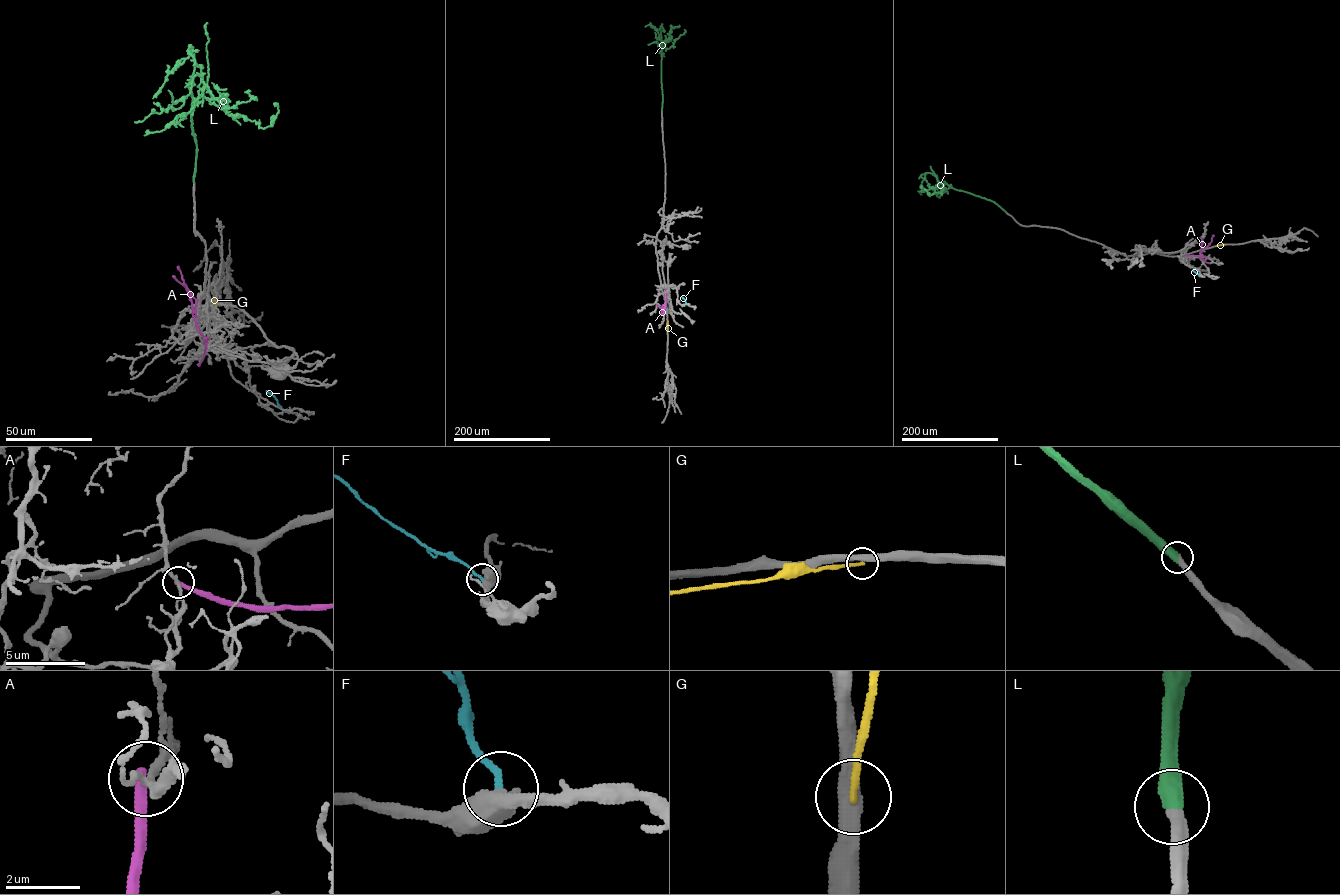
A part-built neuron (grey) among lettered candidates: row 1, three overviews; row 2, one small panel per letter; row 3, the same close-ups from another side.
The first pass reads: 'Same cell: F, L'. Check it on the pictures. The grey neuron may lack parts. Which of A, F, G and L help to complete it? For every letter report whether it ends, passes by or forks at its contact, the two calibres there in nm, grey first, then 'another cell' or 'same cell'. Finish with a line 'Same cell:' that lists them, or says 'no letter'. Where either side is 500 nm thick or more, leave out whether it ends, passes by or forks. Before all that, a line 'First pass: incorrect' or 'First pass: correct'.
First pass: correct
A: it ends | 170/300 nm | another cell
F: 500/170 nm | same cell
G: it ends | 440/190 nm | another cell
L: 360/500 nm | same cell
Same cell: F, L

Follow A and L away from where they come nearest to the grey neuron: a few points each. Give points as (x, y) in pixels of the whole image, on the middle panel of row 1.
A: (665, 291), (665, 305), (657, 318)
L: (662, 110), (660, 51), (664, 46), (669, 48), (685, 32), (684, 29)

